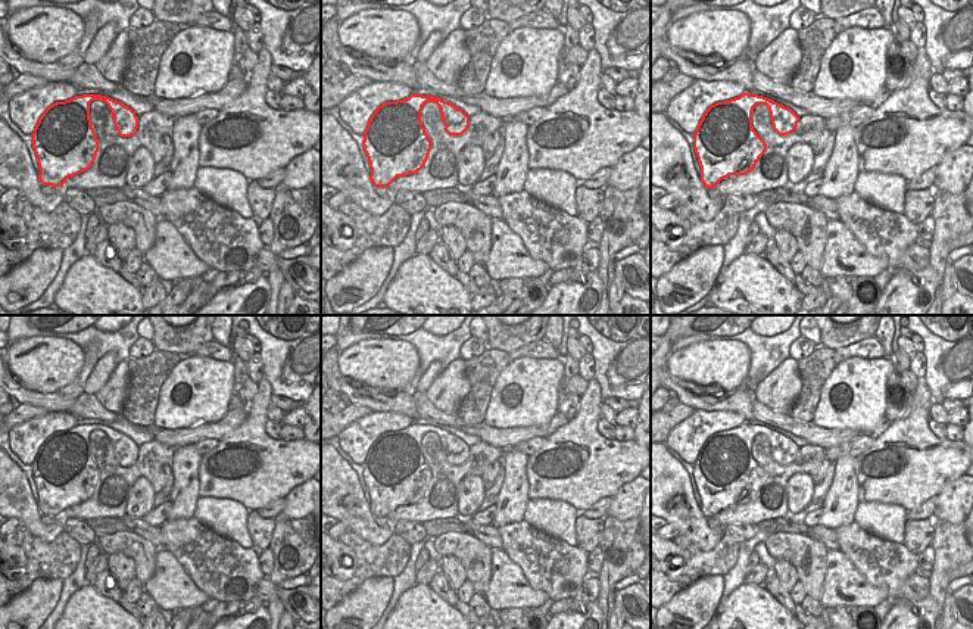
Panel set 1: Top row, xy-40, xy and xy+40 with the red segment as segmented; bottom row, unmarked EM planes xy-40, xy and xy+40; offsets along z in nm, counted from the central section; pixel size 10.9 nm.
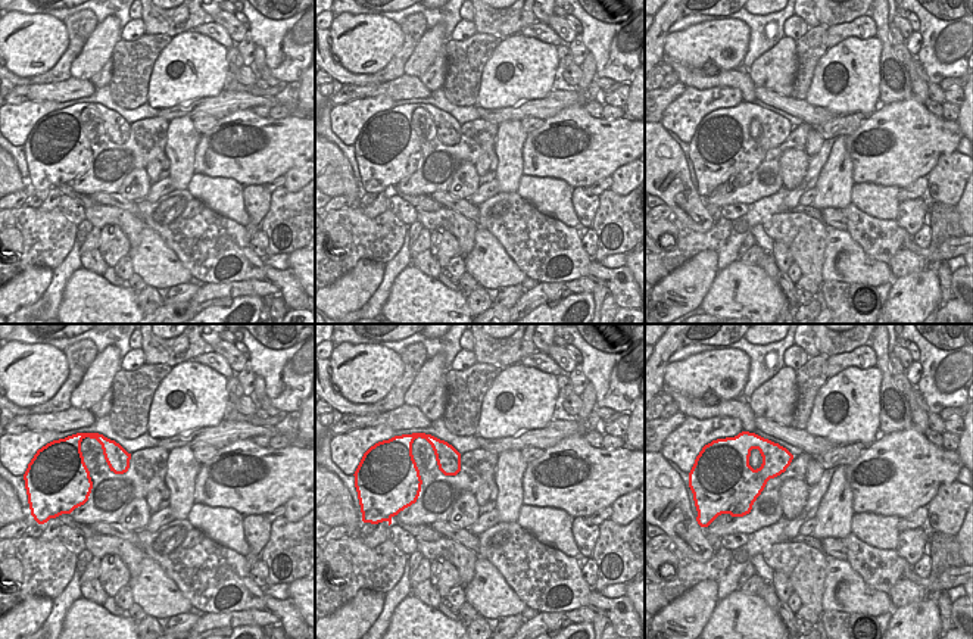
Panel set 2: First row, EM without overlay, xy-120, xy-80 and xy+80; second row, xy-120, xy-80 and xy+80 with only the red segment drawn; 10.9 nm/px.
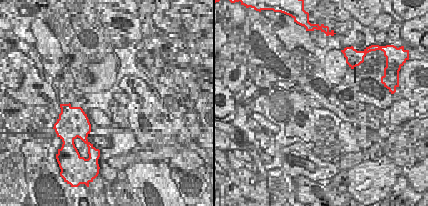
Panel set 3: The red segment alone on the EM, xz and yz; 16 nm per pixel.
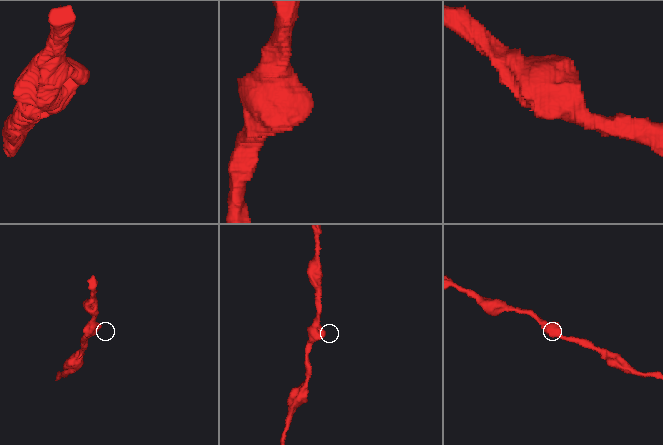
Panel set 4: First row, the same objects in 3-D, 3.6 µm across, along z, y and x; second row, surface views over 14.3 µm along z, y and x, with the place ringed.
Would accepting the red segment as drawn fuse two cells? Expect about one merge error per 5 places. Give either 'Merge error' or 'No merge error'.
No merge error.

